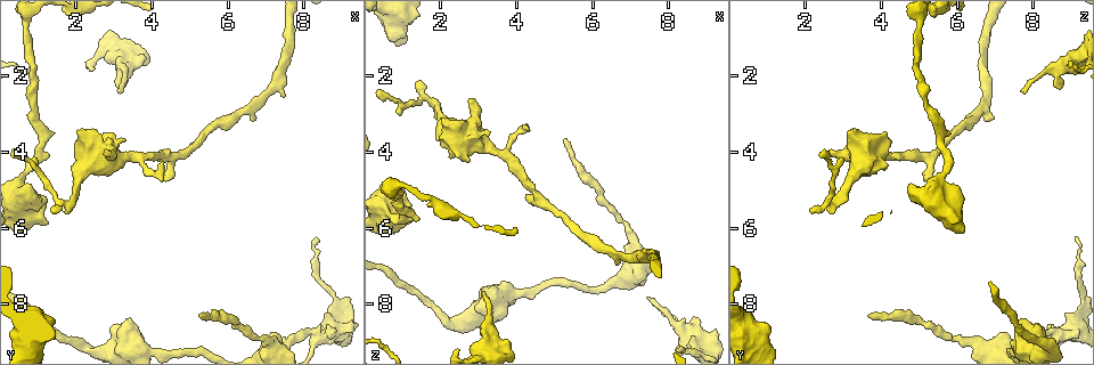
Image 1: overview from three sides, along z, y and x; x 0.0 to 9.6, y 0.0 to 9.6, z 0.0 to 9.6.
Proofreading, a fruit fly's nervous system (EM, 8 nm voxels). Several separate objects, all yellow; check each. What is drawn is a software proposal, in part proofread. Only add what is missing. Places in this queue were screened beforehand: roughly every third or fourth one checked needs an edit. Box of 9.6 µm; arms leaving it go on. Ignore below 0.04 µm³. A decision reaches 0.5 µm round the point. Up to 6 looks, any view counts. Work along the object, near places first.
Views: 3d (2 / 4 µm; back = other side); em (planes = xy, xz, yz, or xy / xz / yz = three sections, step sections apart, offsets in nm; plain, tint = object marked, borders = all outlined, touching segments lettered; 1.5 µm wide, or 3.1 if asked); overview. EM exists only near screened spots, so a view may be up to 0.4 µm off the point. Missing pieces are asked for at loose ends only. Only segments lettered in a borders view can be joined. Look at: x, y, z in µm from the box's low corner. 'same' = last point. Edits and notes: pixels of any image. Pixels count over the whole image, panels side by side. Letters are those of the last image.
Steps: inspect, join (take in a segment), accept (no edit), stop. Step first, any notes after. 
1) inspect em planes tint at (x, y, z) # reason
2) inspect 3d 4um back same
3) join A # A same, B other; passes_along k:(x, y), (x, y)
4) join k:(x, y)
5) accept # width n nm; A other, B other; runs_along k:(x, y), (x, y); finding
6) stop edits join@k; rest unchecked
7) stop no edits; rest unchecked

inspect 3d 2um at (2.70, 3.95, 2.55) # branch stops here

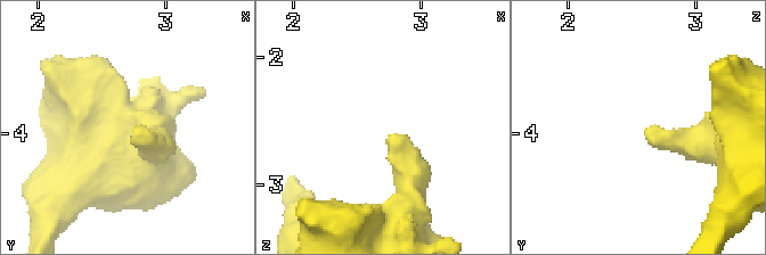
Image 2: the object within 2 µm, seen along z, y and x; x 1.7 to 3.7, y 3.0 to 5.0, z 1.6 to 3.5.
inspect em planes borders at (2.76, 3.98, 2.60)

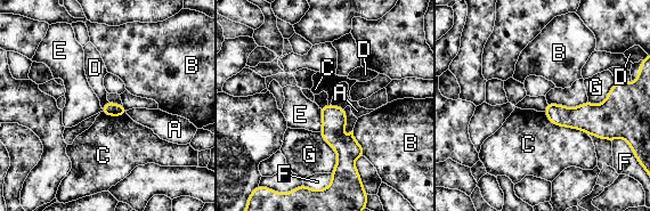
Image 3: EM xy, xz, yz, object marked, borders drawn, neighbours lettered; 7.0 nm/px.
accept # A other, B other, C other, D other, E other, F other, G other; runs_along 3:(330, 107), (333, 137), (342, 146), (338, 173); no lettered segment goes on from it

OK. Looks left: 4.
inspect 3d 4um at (0.70, 8.55, 1.05) # stops while still wide

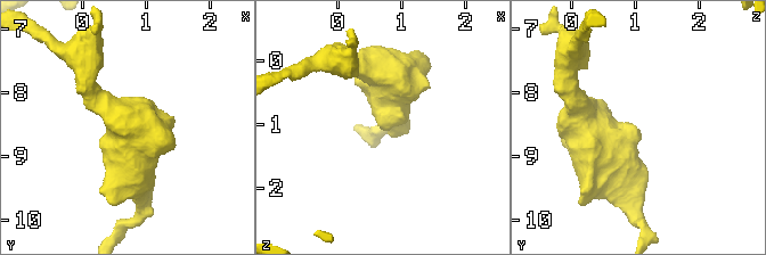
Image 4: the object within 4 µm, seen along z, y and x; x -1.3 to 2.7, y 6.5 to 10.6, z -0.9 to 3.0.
inspect em xy step 8 borders at (0.70, 8.60, 1.05)

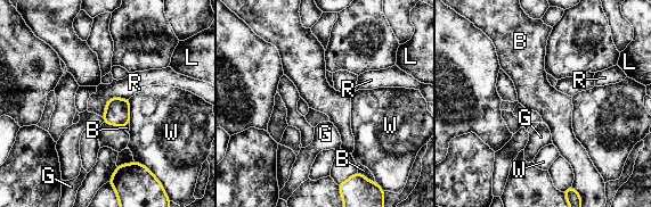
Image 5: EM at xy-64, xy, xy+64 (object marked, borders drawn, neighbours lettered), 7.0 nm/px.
inspect em planes borders same # cut it another way

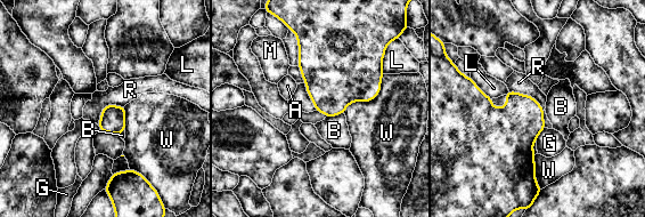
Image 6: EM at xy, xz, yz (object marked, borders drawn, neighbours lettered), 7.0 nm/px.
accept # A other, B other, G other, L other, M other, R other, W other; border 6:(509, 90), (530, 95), (546, 127); none of them fits

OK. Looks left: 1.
stop no edits; rest unchecked

